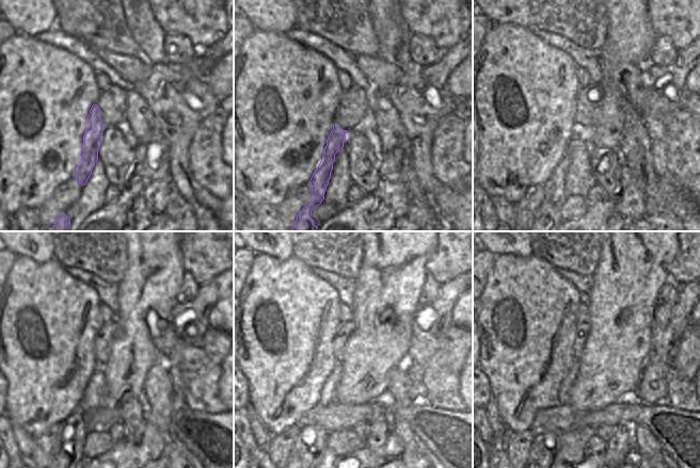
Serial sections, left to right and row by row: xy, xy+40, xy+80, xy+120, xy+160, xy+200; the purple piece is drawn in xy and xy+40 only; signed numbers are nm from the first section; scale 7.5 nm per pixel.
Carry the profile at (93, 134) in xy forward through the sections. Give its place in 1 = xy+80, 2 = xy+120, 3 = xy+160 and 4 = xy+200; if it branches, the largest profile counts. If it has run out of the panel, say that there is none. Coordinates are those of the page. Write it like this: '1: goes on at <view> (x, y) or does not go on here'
1: goes on at xy+80 (554, 187)
2: goes on at xy+120 (74, 434)
3: goes on at xy+160 (311, 445)
4: goes on at xy+200 (543, 448)

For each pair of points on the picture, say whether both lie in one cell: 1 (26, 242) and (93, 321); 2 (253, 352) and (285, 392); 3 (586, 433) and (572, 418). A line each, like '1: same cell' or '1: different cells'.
1: different cells
2: same cell
3: different cells

